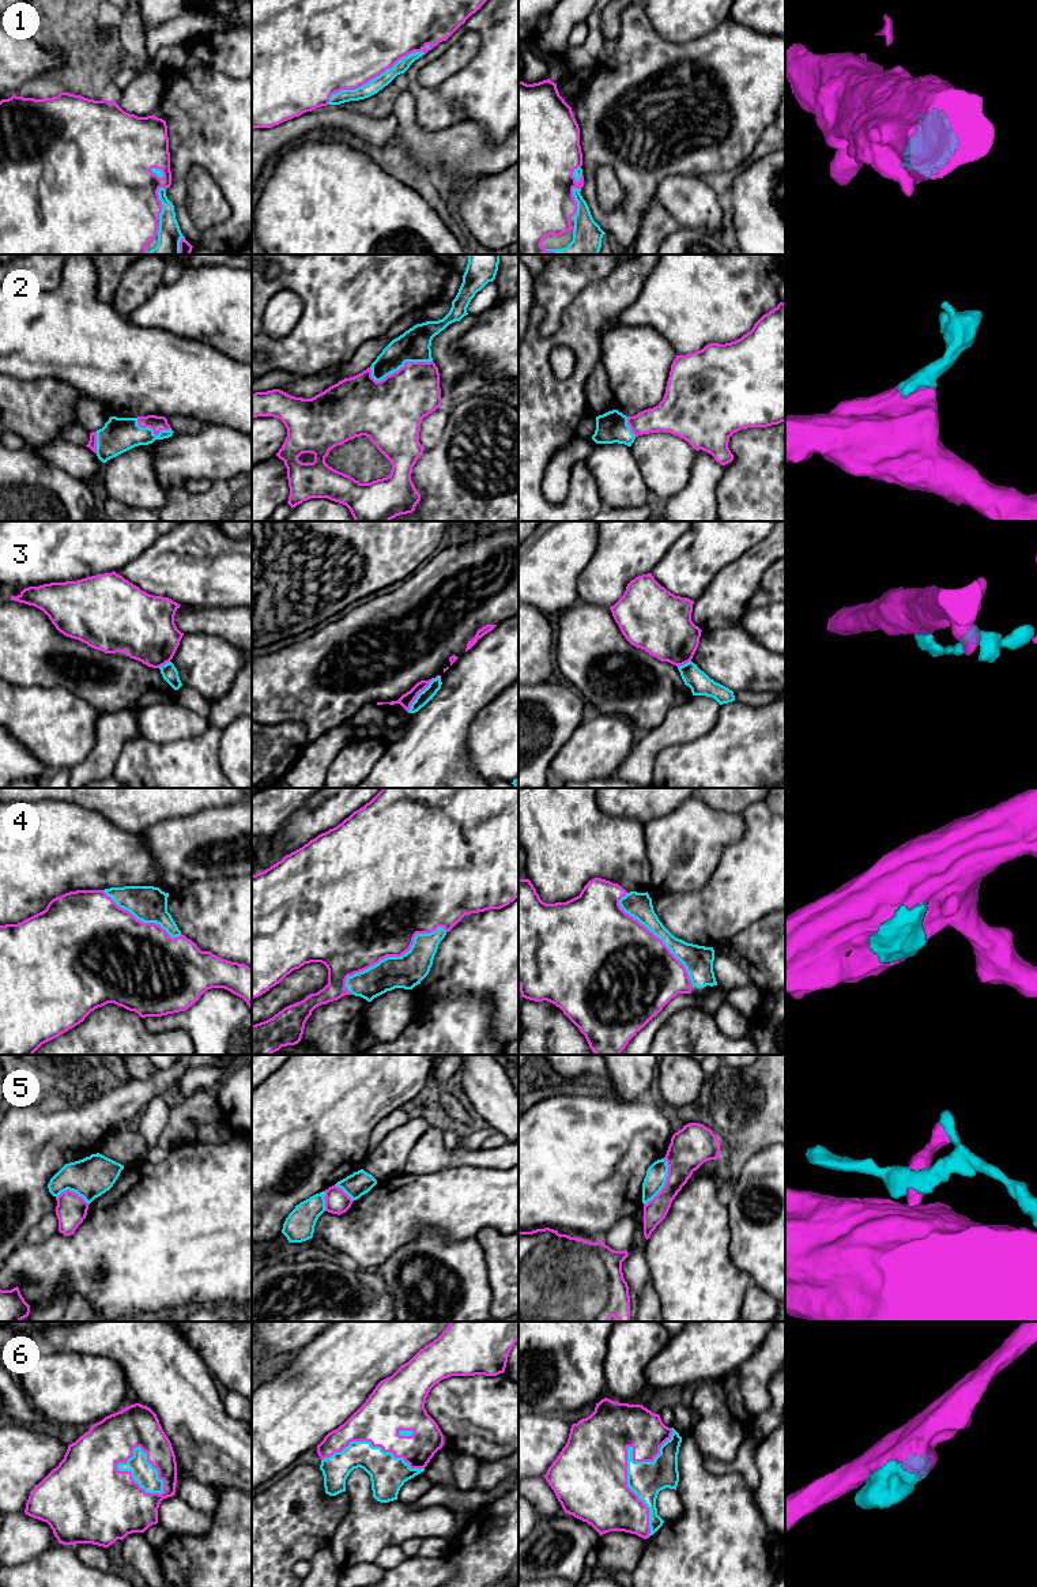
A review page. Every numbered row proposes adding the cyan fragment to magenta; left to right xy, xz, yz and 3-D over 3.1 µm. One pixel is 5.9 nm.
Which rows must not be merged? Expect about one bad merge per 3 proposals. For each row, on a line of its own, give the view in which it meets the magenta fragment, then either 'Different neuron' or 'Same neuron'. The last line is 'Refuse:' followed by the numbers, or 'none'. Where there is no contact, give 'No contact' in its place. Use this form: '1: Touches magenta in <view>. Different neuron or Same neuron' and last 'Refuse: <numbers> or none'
1: Touches magenta in xz. Same neuron
2: Touches magenta in xz. Same neuron
3: Touches magenta in xz. Different neuron
4: Touches magenta in xz. Same neuron
5: Touches magenta in yz. Different neuron
6: Touches magenta in yz. Same neuron
Refuse: 3, 5

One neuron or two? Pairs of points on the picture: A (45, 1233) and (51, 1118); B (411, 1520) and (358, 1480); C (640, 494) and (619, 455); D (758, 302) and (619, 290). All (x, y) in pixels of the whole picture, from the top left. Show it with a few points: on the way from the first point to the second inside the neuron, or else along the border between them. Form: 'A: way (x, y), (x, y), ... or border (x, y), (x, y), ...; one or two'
A: border (55, 1212), (46, 1213), (29, 1231), (26, 1239); two
B: way (395, 1520), (385, 1520), (361, 1496); one
C: way (630, 485), (619, 474), (619, 464); one
D: border (653, 268), (638, 296), (619, 316); two

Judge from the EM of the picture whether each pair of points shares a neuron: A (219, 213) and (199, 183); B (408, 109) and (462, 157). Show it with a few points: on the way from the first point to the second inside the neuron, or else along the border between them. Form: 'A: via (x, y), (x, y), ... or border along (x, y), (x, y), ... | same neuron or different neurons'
A: via (212, 206), (203, 196), (202, 189) | same neuron
B: via (410, 127), (437, 154), (444, 154) | same neuron

